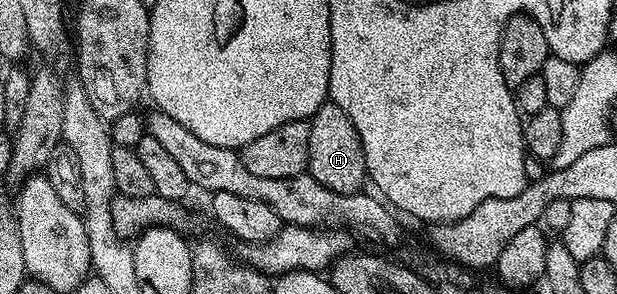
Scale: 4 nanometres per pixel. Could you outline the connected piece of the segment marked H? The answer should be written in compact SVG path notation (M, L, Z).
M330 101L322 103L317 113L311 116L309 129L309 161L307 171L325 189L333 189L333 193L353 195L364 190L363 183L368 182L365 153L361 145L361 137L349 121L345 109L341 109Z

